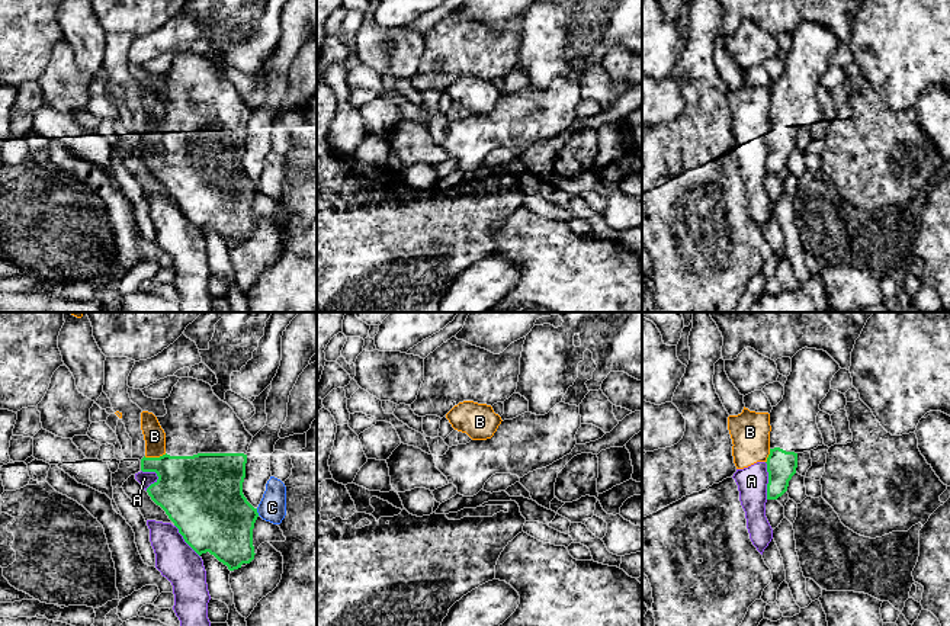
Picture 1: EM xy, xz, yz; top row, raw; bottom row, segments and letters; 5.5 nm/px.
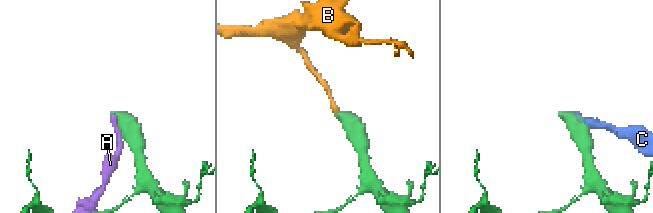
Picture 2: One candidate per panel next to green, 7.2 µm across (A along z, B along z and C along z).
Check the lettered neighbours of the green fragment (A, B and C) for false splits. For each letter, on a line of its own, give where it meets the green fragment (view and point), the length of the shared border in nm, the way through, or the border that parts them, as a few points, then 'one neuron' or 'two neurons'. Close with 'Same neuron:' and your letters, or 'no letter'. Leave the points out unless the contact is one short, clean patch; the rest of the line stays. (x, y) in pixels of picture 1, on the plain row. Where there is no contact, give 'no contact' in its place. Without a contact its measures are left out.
A: contact yz (769, 156); length 200 nm; two neurons
B: contact xy (154, 132); length 130 nm; border xy (166, 128), (144, 131); two neurons
C: contact xy (256, 186); length 40 nm; border xy (256, 183), (259, 189); two neurons
Same neuron: no letter

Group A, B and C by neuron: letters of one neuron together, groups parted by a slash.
A B / C

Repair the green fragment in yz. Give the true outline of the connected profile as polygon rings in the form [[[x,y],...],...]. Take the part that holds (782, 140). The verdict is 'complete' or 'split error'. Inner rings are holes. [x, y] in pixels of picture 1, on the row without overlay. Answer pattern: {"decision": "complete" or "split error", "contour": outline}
{"decision": "split error", "contour": [[[802,23],[792,32],[783,74],[770,87],[767,174],[777,174],[796,148],[797,129],[824,119],[816,99],[819,78],[840,39],[824,25]]]}

